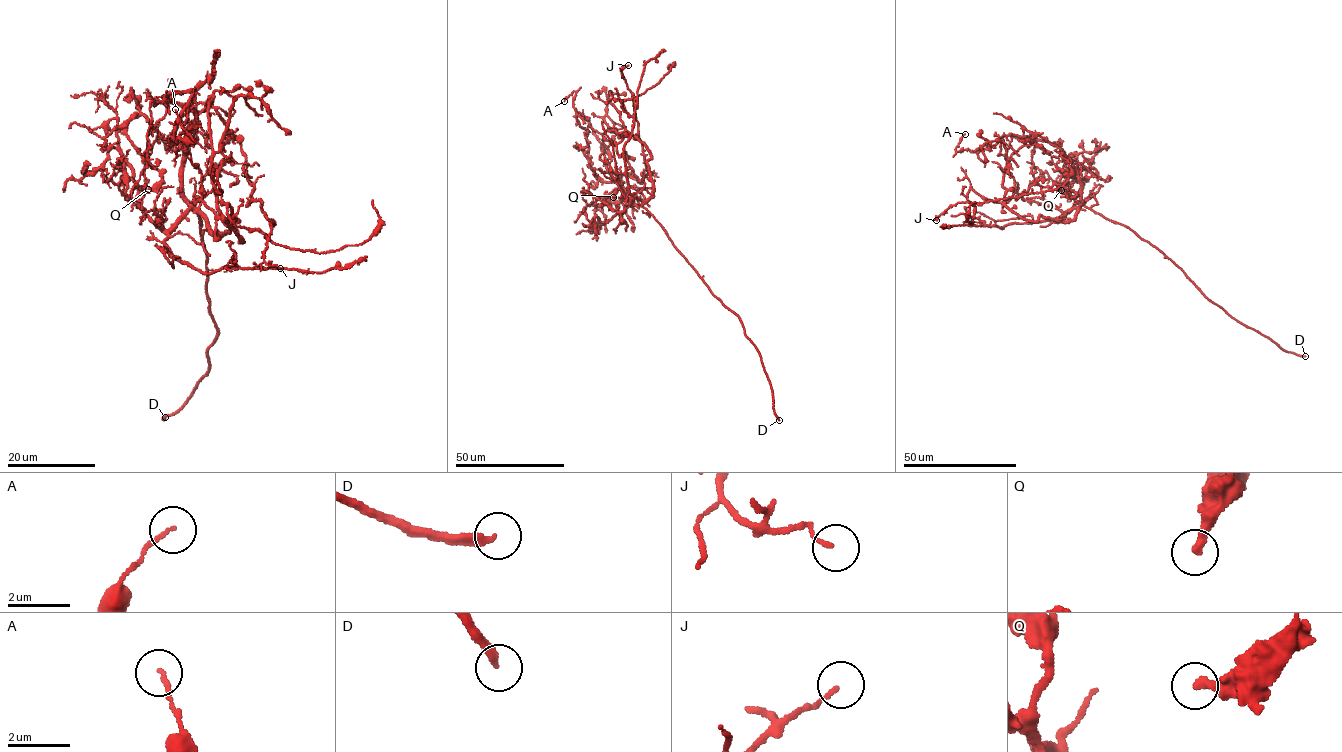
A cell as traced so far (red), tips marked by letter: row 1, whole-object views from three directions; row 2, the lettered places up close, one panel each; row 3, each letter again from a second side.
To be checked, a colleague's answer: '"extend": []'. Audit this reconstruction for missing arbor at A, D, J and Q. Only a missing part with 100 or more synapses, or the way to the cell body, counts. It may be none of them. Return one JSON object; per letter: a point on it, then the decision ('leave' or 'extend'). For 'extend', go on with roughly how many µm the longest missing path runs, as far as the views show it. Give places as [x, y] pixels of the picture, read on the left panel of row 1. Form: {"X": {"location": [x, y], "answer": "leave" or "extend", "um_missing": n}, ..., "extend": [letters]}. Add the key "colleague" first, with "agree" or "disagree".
{"colleague": "disagree", "A": {"location": [175, 109], "answer": "leave"}, "D": {"location": [165, 417], "answer": "extend", "um_missing": 25}, "J": {"location": [280, 268], "answer": "leave"}, "Q": {"location": [148, 189], "answer": "leave"}, "extend": ["D"]}

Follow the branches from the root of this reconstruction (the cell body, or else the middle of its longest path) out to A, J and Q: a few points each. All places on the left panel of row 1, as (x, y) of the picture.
A: (197, 210), (182, 191), (182, 163), (197, 116), (164, 95), (193, 93), (173, 139), (194, 143), (175, 109)
J: (197, 210), (182, 191), (185, 141), (213, 107), (239, 143), (252, 198), (274, 224), (265, 262), (280, 268)
Q: (197, 210), (182, 191), (182, 150), (139, 115), (130, 118), (128, 139), (162, 177), (148, 189)

